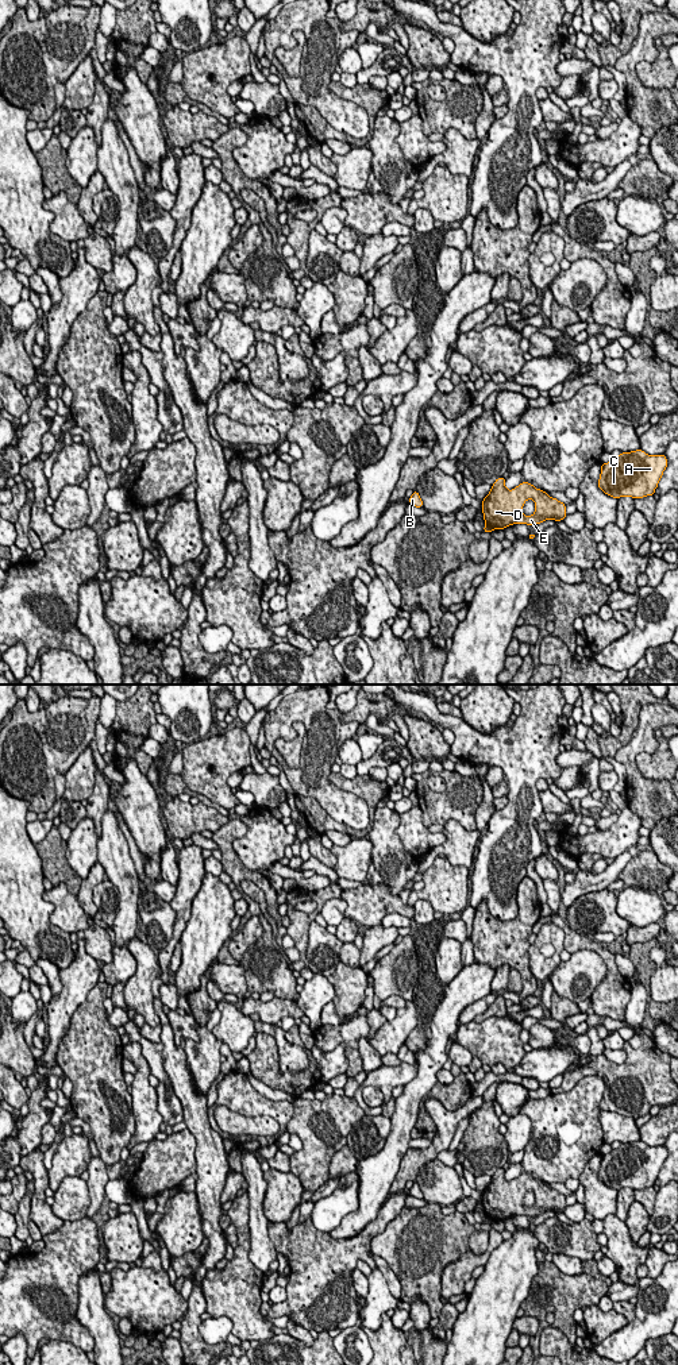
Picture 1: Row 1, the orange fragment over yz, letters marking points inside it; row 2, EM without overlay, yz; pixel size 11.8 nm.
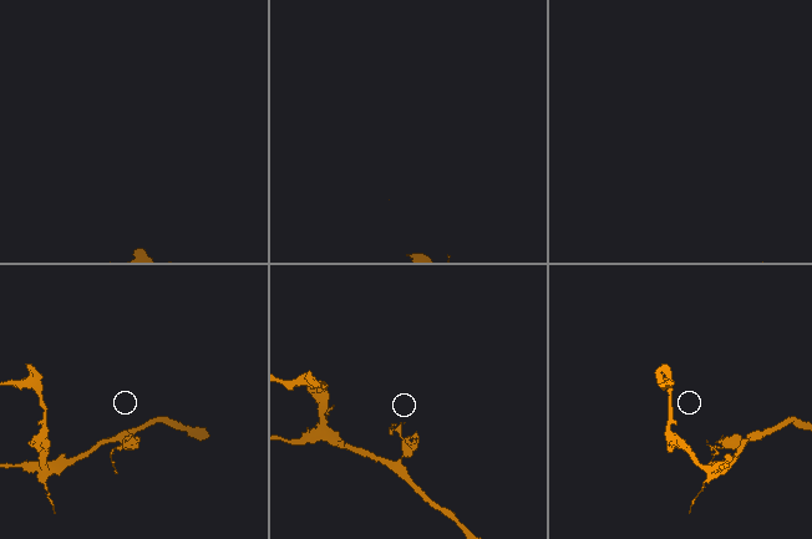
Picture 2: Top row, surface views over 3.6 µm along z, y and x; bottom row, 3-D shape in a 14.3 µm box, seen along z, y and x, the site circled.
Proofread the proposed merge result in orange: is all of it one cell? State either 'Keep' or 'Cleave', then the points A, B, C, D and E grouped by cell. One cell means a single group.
Cleave. Groups: A C D E / B

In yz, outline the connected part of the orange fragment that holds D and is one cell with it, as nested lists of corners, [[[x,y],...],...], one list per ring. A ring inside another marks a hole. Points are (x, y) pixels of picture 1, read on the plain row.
[[[497,1169],[492,1176],[489,1185],[482,1191],[484,1212],[492,1221],[504,1221],[513,1215],[527,1215],[536,1216],[546,1211],[560,1212],[566,1208],[566,1196],[556,1189],[548,1187],[548,1184],[536,1180],[532,1175],[521,1173],[519,1177],[512,1181],[505,1179],[505,1169]],[[532,1189],[535,1194],[535,1204],[532,1207],[525,1207],[523,1204],[523,1198],[527,1191]]]

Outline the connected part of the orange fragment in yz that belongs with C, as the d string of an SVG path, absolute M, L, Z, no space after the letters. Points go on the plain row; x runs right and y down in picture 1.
M643 1141L621 1144L601 1156L598 1179L617 1191L627 1187L633 1191L654 1187L667 1154L663 1145L648 1146Z

